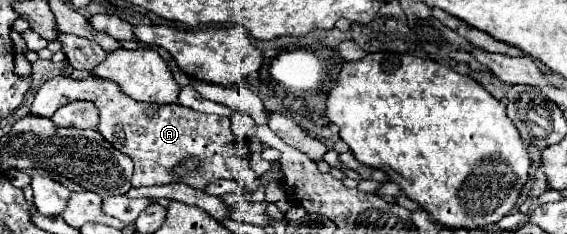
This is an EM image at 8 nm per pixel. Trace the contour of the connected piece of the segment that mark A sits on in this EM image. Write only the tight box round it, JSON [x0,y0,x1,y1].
[29,76,259,190]

